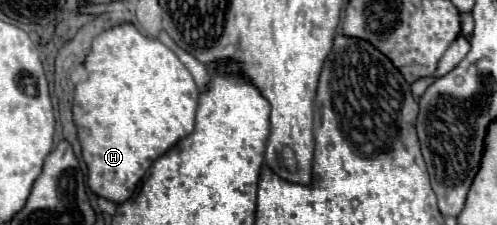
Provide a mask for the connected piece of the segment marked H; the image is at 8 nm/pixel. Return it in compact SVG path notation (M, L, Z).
M118 24L92 40L84 68L88 78L76 84L72 118L88 166L88 186L116 204L128 200L154 158L194 130L198 86L160 40L144 36L134 24Z

